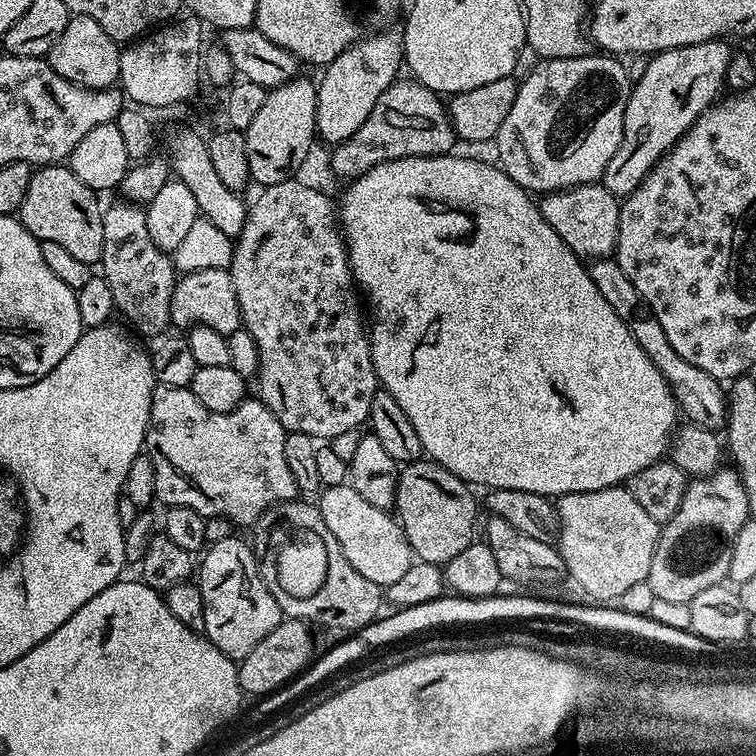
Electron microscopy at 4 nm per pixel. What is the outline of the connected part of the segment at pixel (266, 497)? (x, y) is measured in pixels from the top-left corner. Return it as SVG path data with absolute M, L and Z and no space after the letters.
M157 384L152 390L150 402L150 418L148 419L148 432L144 436L144 448L150 462L154 462L154 486L156 487L156 500L164 503L164 506L186 506L190 510L198 510L206 518L222 516L225 520L231 520L233 525L252 524L263 512L267 513L275 504L284 504L288 500L297 499L298 489L294 482L294 474L286 466L286 450L282 446L286 433L282 422L274 418L271 410L262 403L259 398L245 398L233 412L211 412L194 398L191 387L175 388L165 384Z

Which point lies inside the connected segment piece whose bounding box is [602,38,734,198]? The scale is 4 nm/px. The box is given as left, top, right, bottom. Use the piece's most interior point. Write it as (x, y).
(678, 85)

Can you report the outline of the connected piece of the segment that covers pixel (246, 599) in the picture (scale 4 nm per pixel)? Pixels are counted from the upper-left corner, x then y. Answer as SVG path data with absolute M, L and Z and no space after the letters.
M239 535L207 545L203 556L204 561L198 564L198 587L206 614L203 635L218 646L222 654L239 662L258 646L258 642L262 642L262 638L266 638L266 634L270 634L270 630L274 630L274 626L280 624L282 611L264 580L258 556L252 553L246 541L239 540Z

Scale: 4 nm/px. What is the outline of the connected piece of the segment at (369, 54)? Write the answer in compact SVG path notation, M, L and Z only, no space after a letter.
M381 30L365 35L342 54L338 54L338 58L331 60L323 69L324 77L318 80L316 90L316 135L321 141L324 139L328 146L338 145L354 135L358 126L362 126L362 122L370 118L370 110L374 110L374 102L378 102L378 98L382 98L384 91L395 84L401 75L404 64L404 37L399 31L388 31Z

